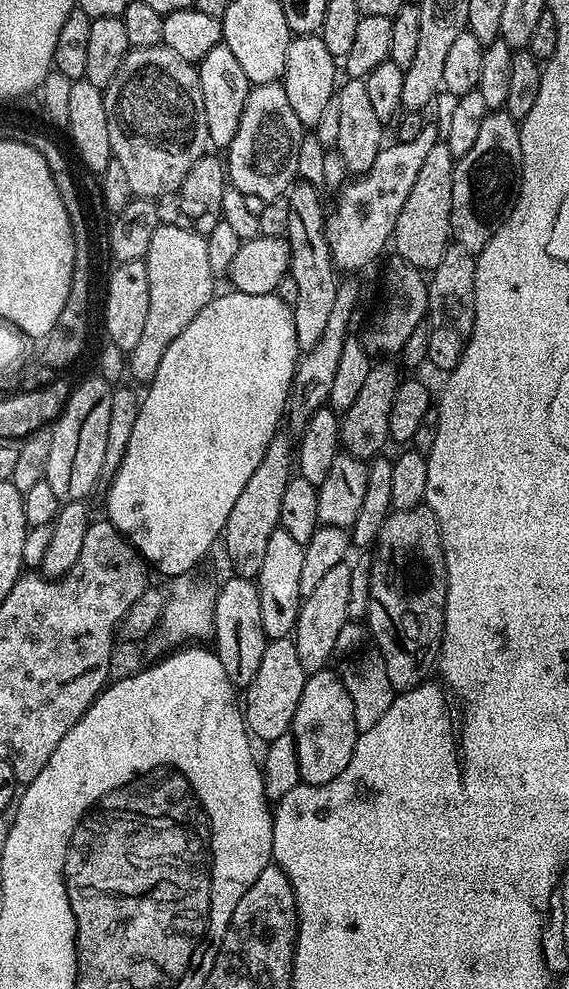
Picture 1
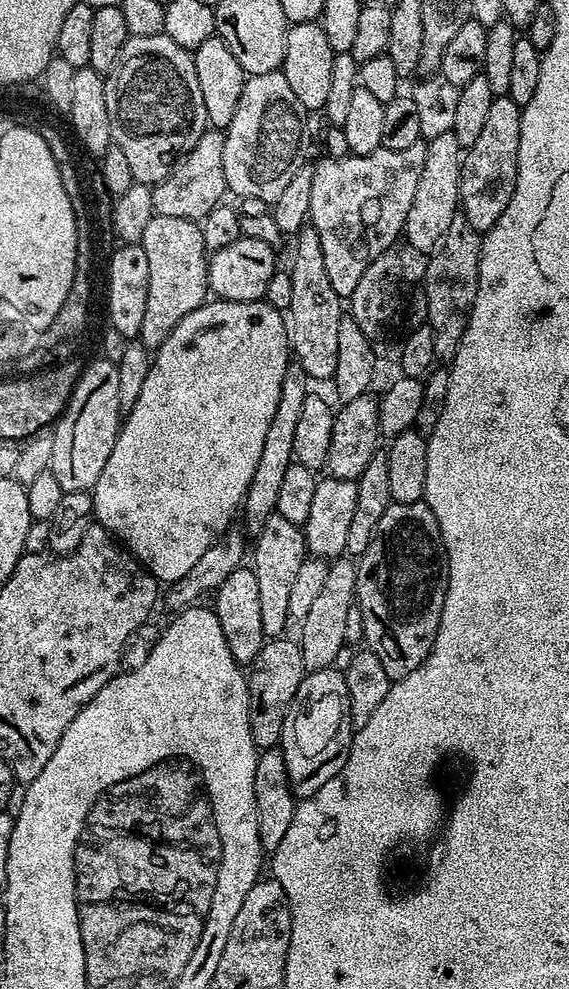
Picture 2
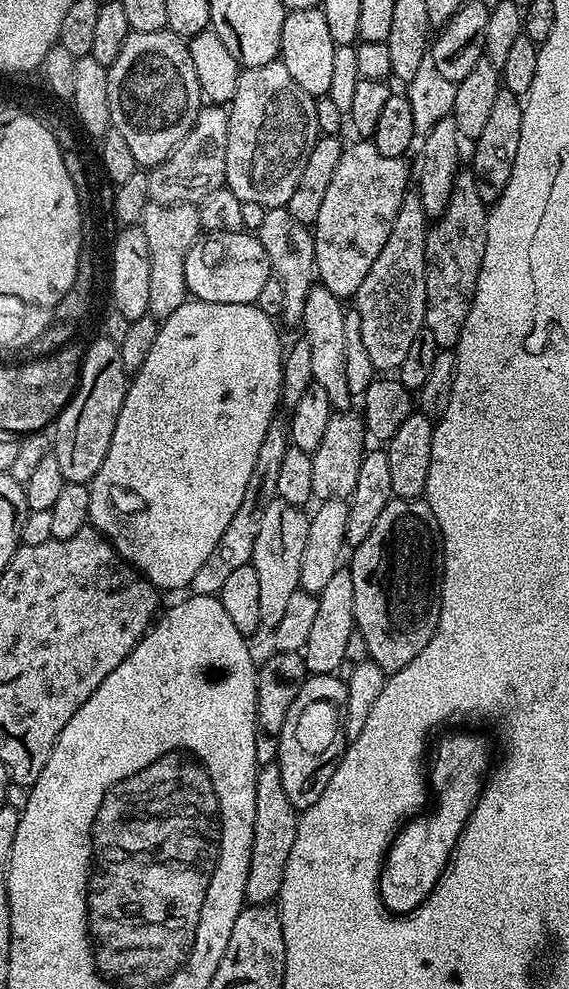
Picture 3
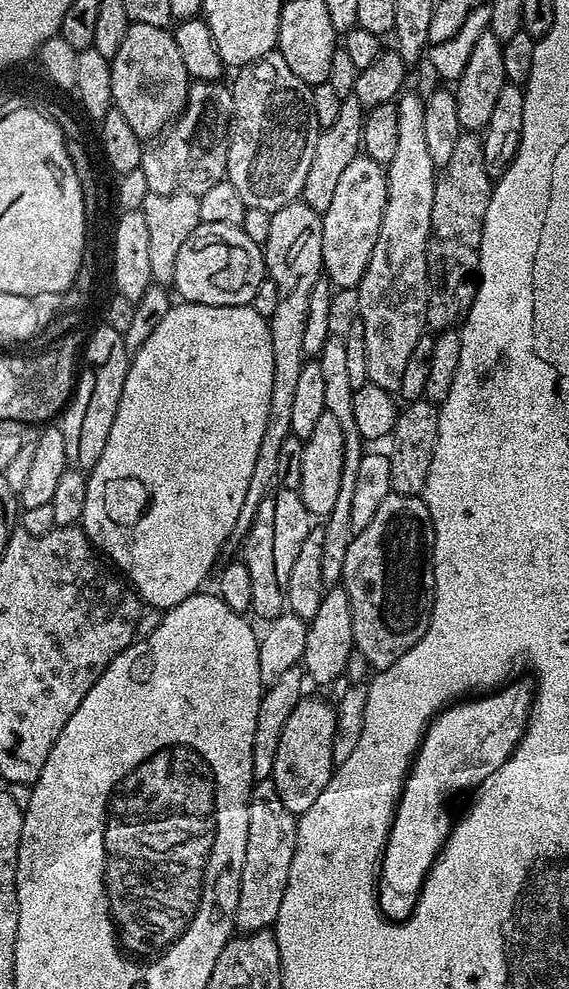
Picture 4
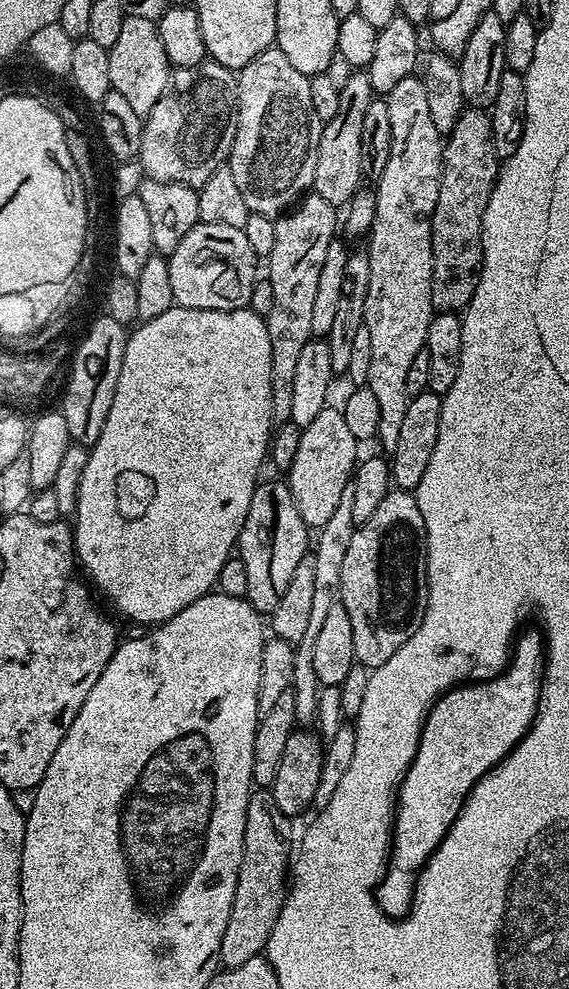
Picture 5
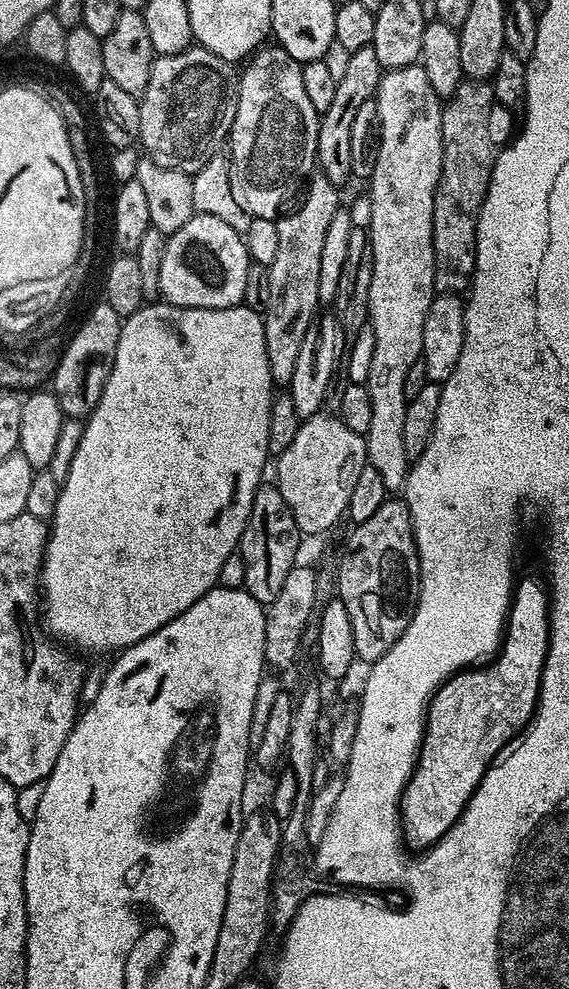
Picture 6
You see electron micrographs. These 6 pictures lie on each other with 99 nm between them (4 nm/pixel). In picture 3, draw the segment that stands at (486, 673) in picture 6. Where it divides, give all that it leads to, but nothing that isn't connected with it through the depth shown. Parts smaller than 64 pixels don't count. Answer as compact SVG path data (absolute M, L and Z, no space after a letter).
M456 730L436 748L430 764L432 809L408 821L388 848L380 874L380 897L393 914L413 912L434 890L480 797L490 771L488 744L472 730Z

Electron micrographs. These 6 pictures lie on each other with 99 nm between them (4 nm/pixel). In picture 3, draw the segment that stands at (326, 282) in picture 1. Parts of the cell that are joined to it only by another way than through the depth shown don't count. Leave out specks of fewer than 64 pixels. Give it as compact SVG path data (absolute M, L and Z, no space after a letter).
M314 286L306 294L306 308L302 317L304 336L308 339L306 355L311 359L312 379L326 389L326 398L330 398L330 406L337 413L349 411L354 403L345 373L345 309L341 297L330 294L330 290L322 286Z

